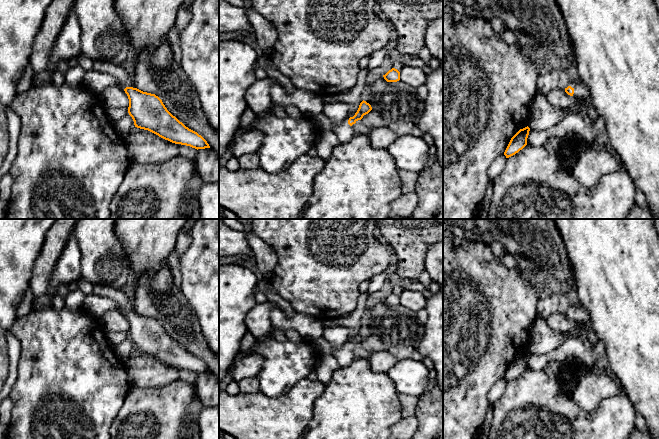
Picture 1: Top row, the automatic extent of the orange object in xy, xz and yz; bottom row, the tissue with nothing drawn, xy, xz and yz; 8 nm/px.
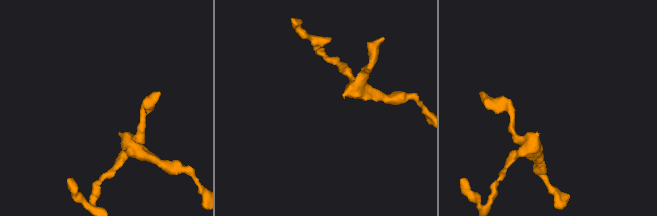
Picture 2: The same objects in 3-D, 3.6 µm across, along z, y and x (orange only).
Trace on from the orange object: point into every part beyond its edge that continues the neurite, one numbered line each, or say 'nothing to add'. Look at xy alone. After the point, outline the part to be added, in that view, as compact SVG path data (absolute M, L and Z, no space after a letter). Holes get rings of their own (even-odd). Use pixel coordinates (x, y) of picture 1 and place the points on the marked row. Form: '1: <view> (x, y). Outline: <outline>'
1: xy (96, 81). Outline: M94 69L86 71L85 78L82 83L97 95L100 95L110 86L120 86L123 90L127 87L122 84L118 78Z

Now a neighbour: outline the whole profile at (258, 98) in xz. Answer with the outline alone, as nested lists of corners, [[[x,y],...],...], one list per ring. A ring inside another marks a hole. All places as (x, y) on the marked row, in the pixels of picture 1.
[[[269,77],[256,80],[246,91],[245,100],[247,106],[255,114],[264,113],[272,108],[270,89],[274,82],[276,81]]]

